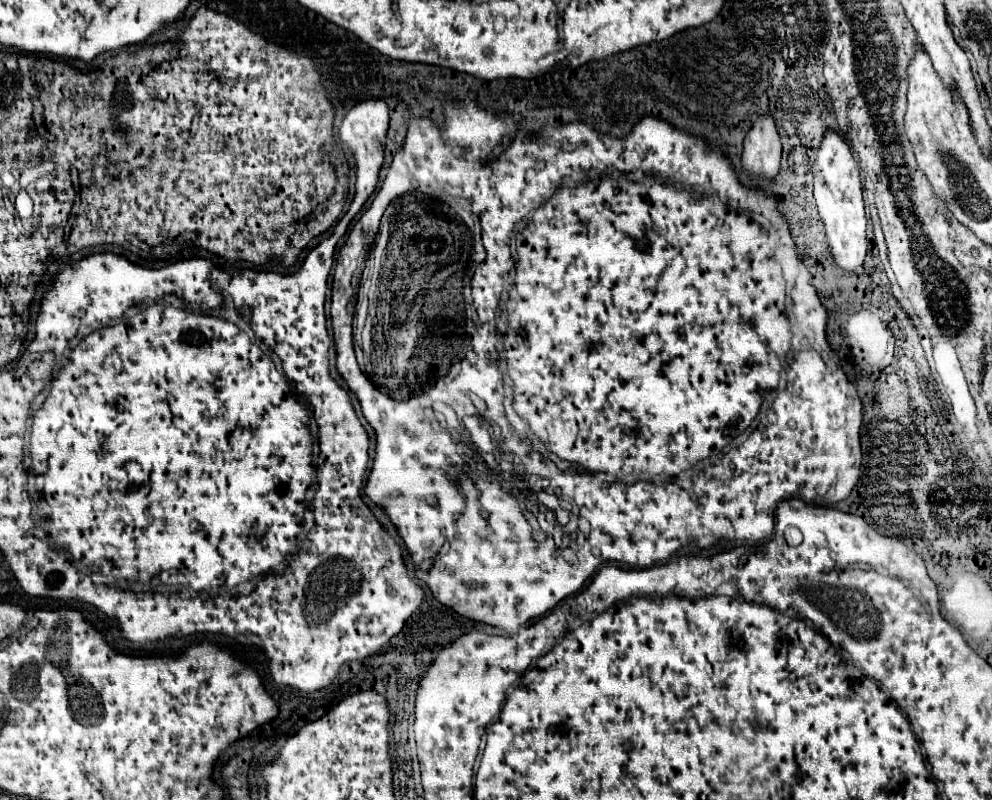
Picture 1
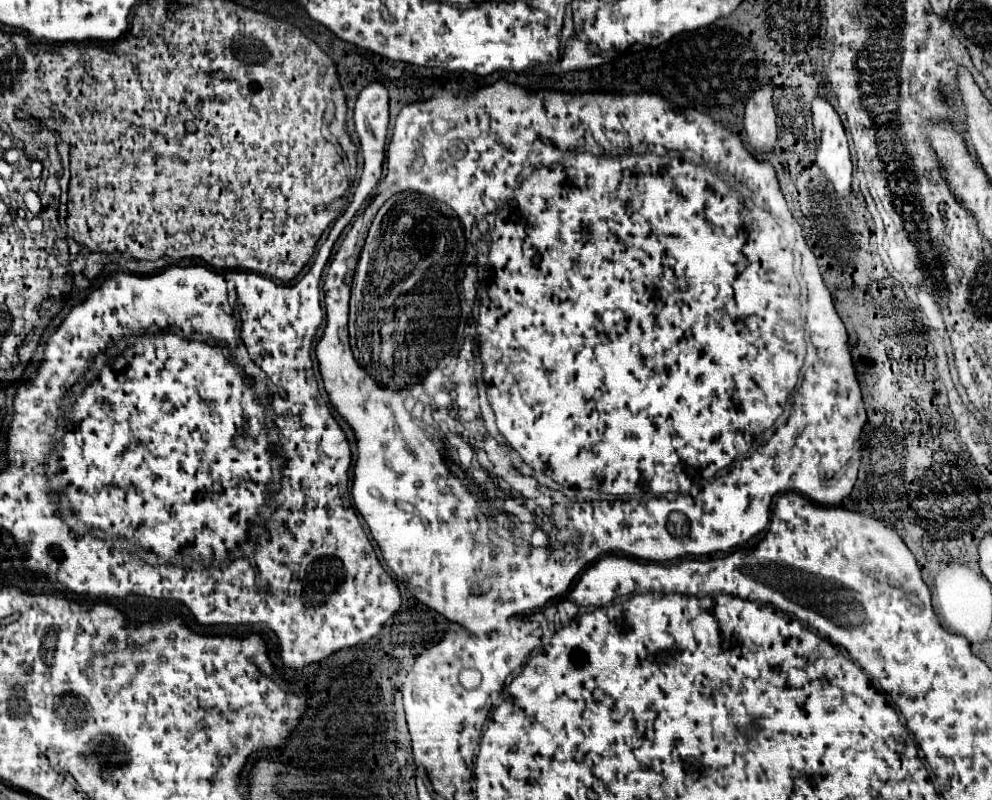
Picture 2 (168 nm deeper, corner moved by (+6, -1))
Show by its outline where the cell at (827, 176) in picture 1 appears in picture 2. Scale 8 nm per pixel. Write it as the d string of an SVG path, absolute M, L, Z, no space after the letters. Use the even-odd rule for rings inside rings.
M821 95L811 101L813 127L817 133L817 163L825 177L833 183L839 195L847 195L851 189L851 157L845 137L845 127L835 107Z

